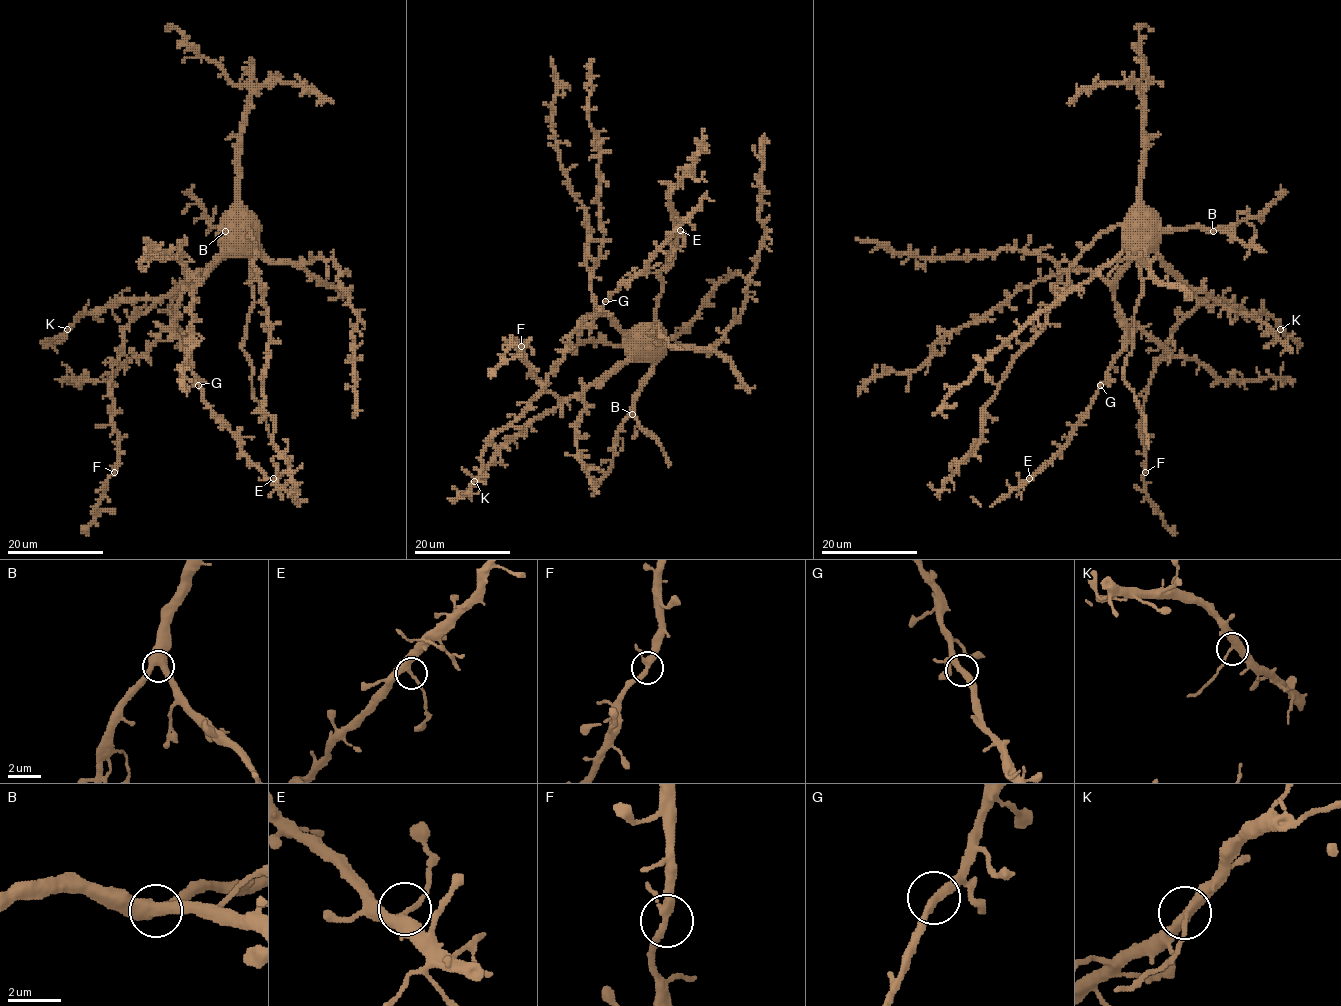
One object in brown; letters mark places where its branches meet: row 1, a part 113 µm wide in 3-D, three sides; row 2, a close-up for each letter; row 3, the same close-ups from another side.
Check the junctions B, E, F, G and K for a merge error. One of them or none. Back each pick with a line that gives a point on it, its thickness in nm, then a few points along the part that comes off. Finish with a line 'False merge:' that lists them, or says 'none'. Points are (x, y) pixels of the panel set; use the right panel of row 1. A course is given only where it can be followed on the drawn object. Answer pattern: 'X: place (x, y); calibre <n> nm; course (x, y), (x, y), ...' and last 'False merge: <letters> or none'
False merge: none

